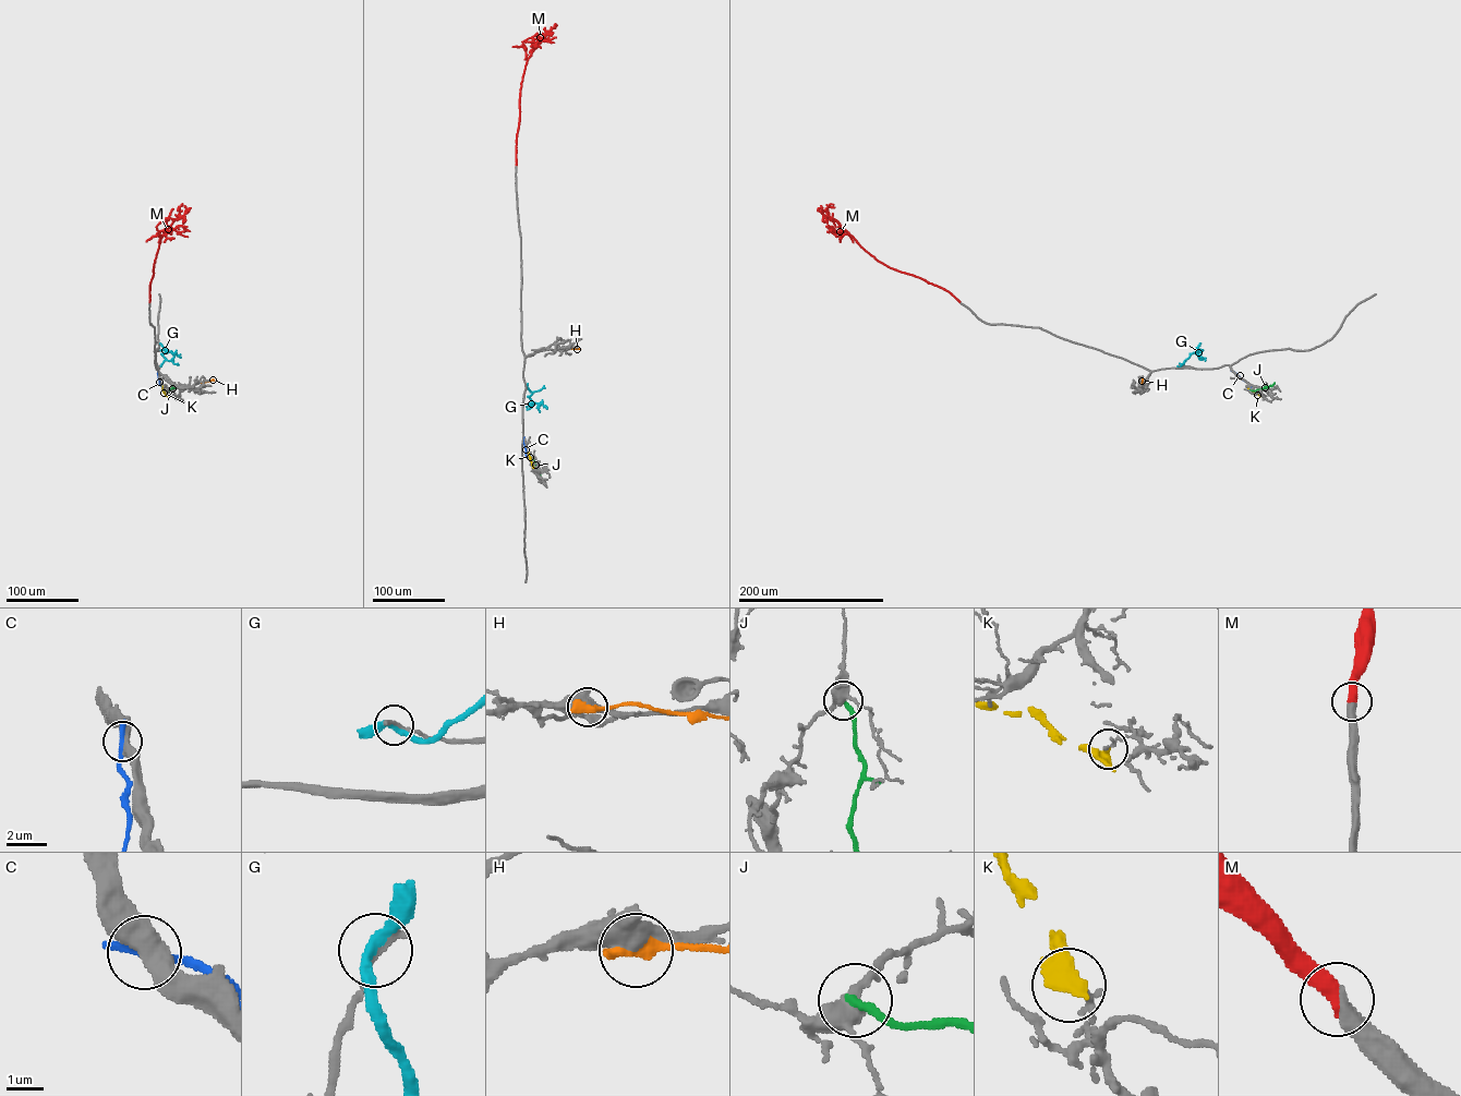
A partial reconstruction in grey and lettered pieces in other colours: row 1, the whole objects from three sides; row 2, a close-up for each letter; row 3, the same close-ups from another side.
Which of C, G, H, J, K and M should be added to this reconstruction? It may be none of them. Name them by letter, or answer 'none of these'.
M

